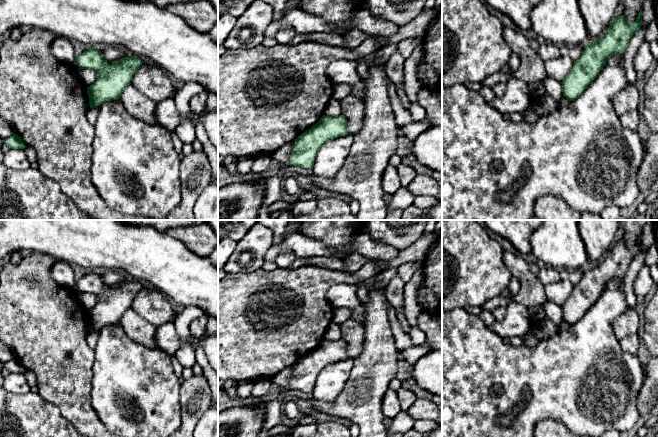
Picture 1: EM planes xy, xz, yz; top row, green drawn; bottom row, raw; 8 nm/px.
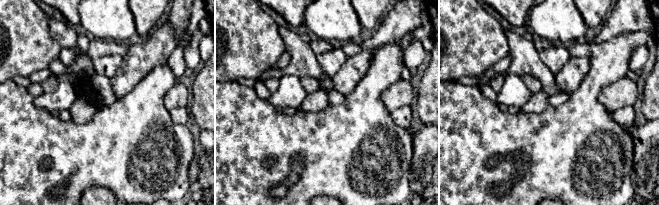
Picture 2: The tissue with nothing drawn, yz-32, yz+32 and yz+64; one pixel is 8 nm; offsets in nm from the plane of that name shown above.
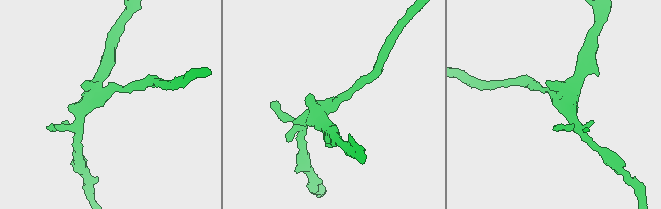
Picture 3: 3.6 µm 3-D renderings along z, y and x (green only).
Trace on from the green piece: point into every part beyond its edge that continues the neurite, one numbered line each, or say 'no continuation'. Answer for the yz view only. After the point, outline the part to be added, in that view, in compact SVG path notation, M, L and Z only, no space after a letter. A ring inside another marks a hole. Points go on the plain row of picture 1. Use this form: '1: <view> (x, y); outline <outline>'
no continuation

